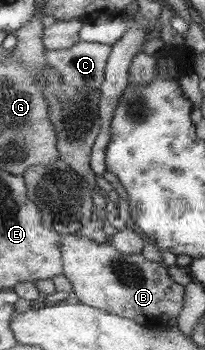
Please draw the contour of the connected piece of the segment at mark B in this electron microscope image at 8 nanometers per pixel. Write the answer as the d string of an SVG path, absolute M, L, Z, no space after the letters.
M81 232L62 235L62 255L64 275L73 285L76 301L126 317L147 328L179 326L186 286L175 282L161 263L151 262L143 254L125 254L113 243L98 243Z

